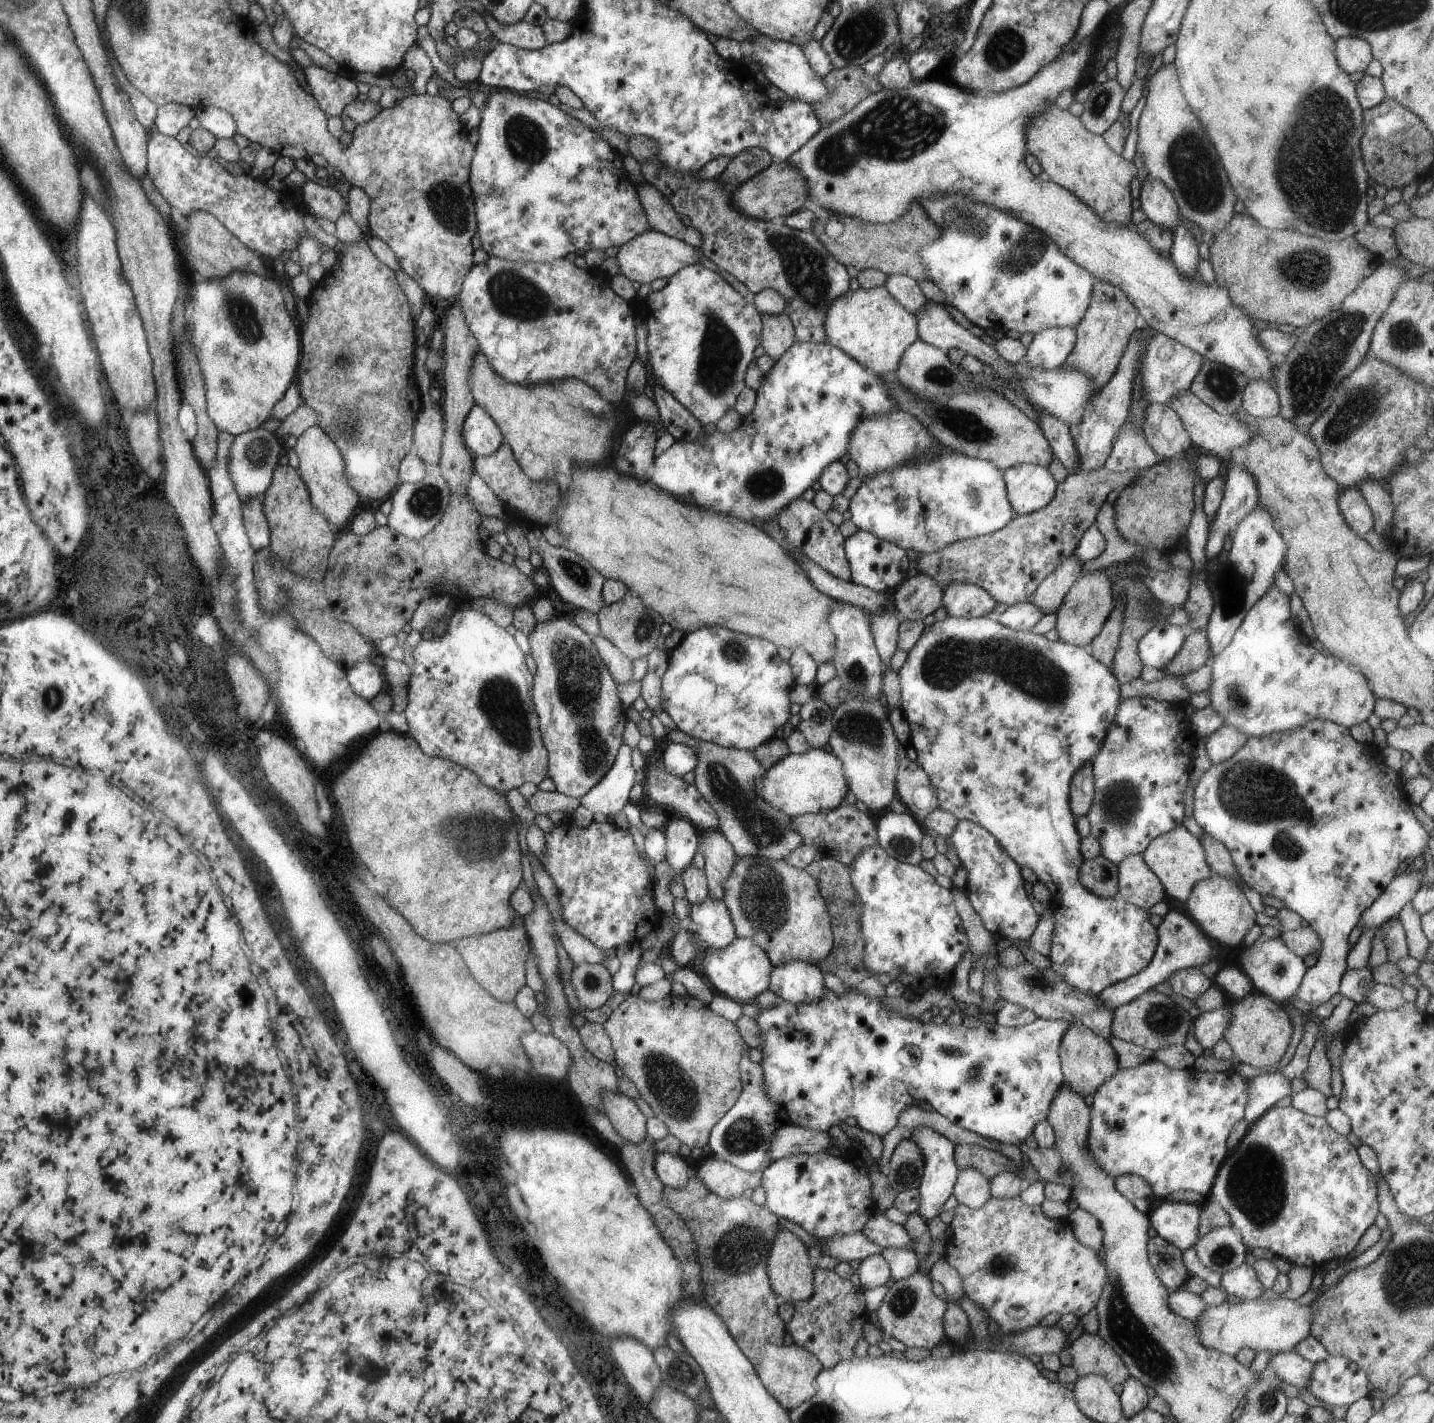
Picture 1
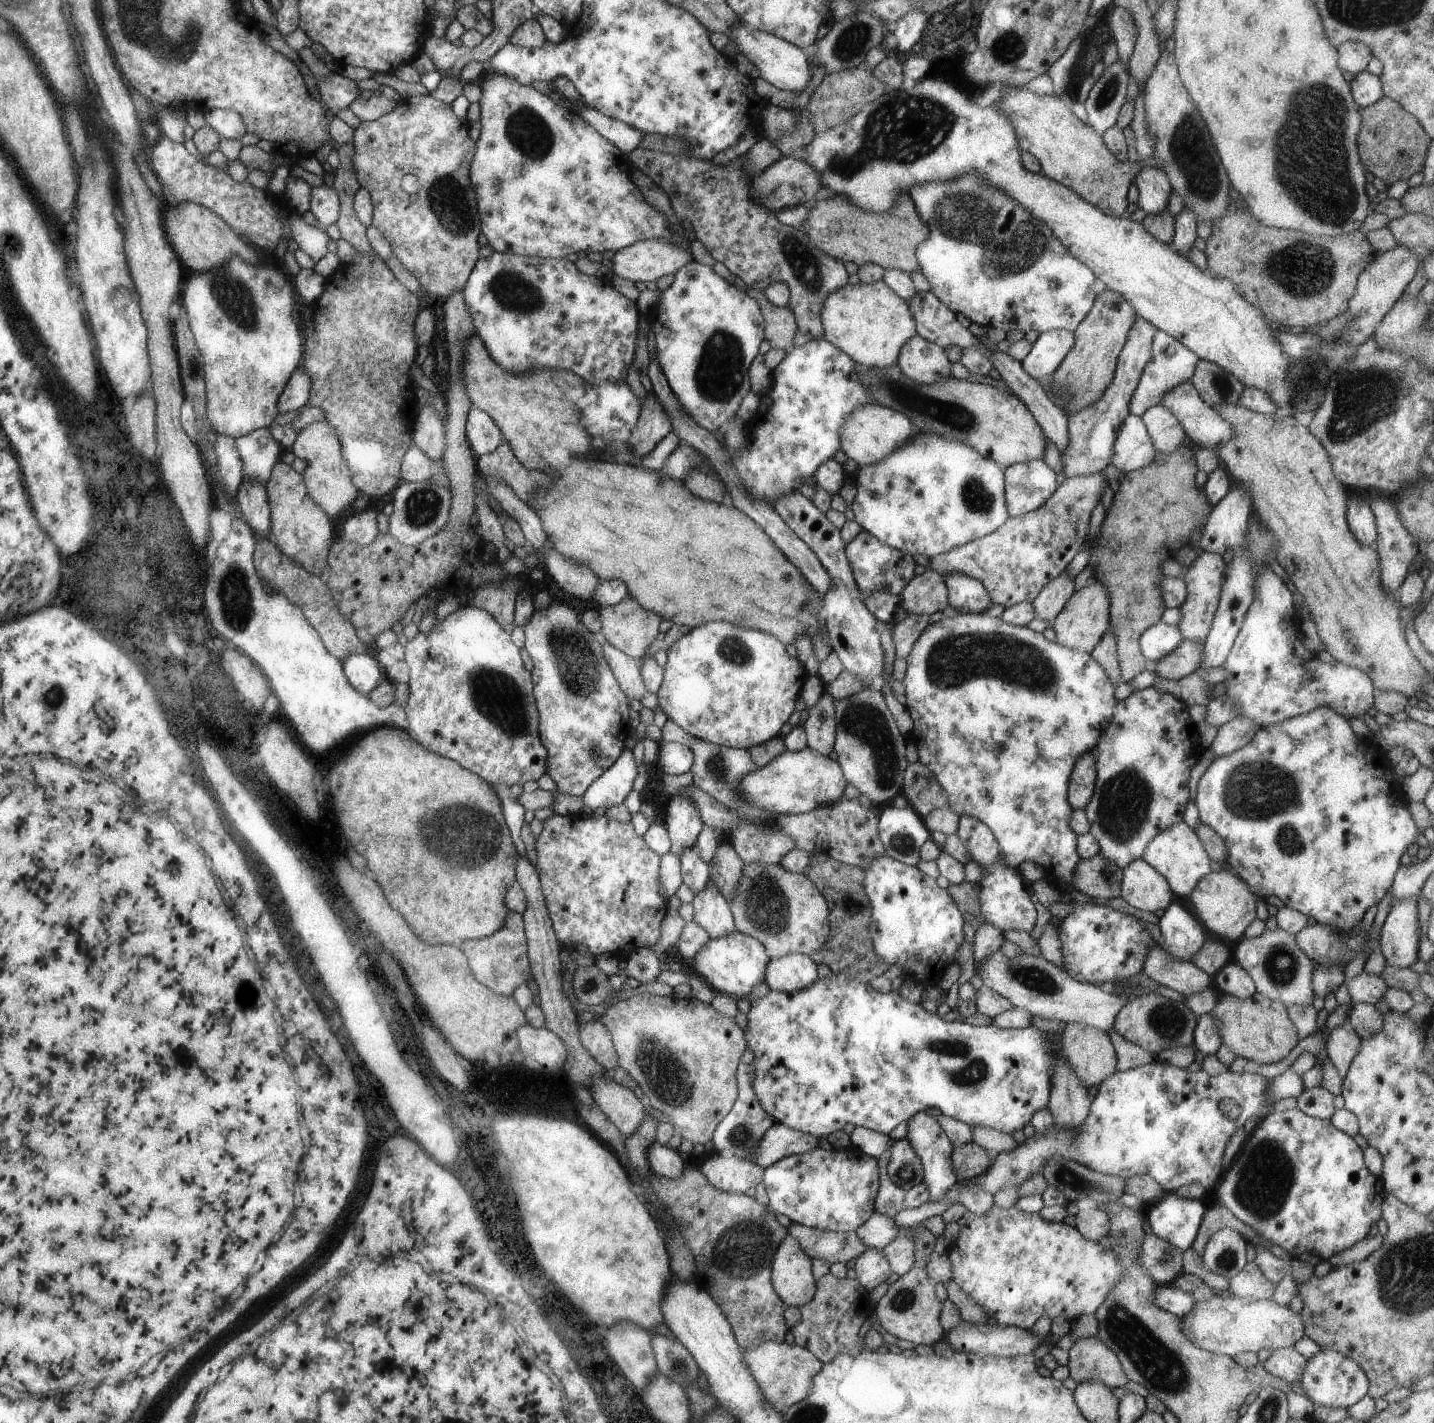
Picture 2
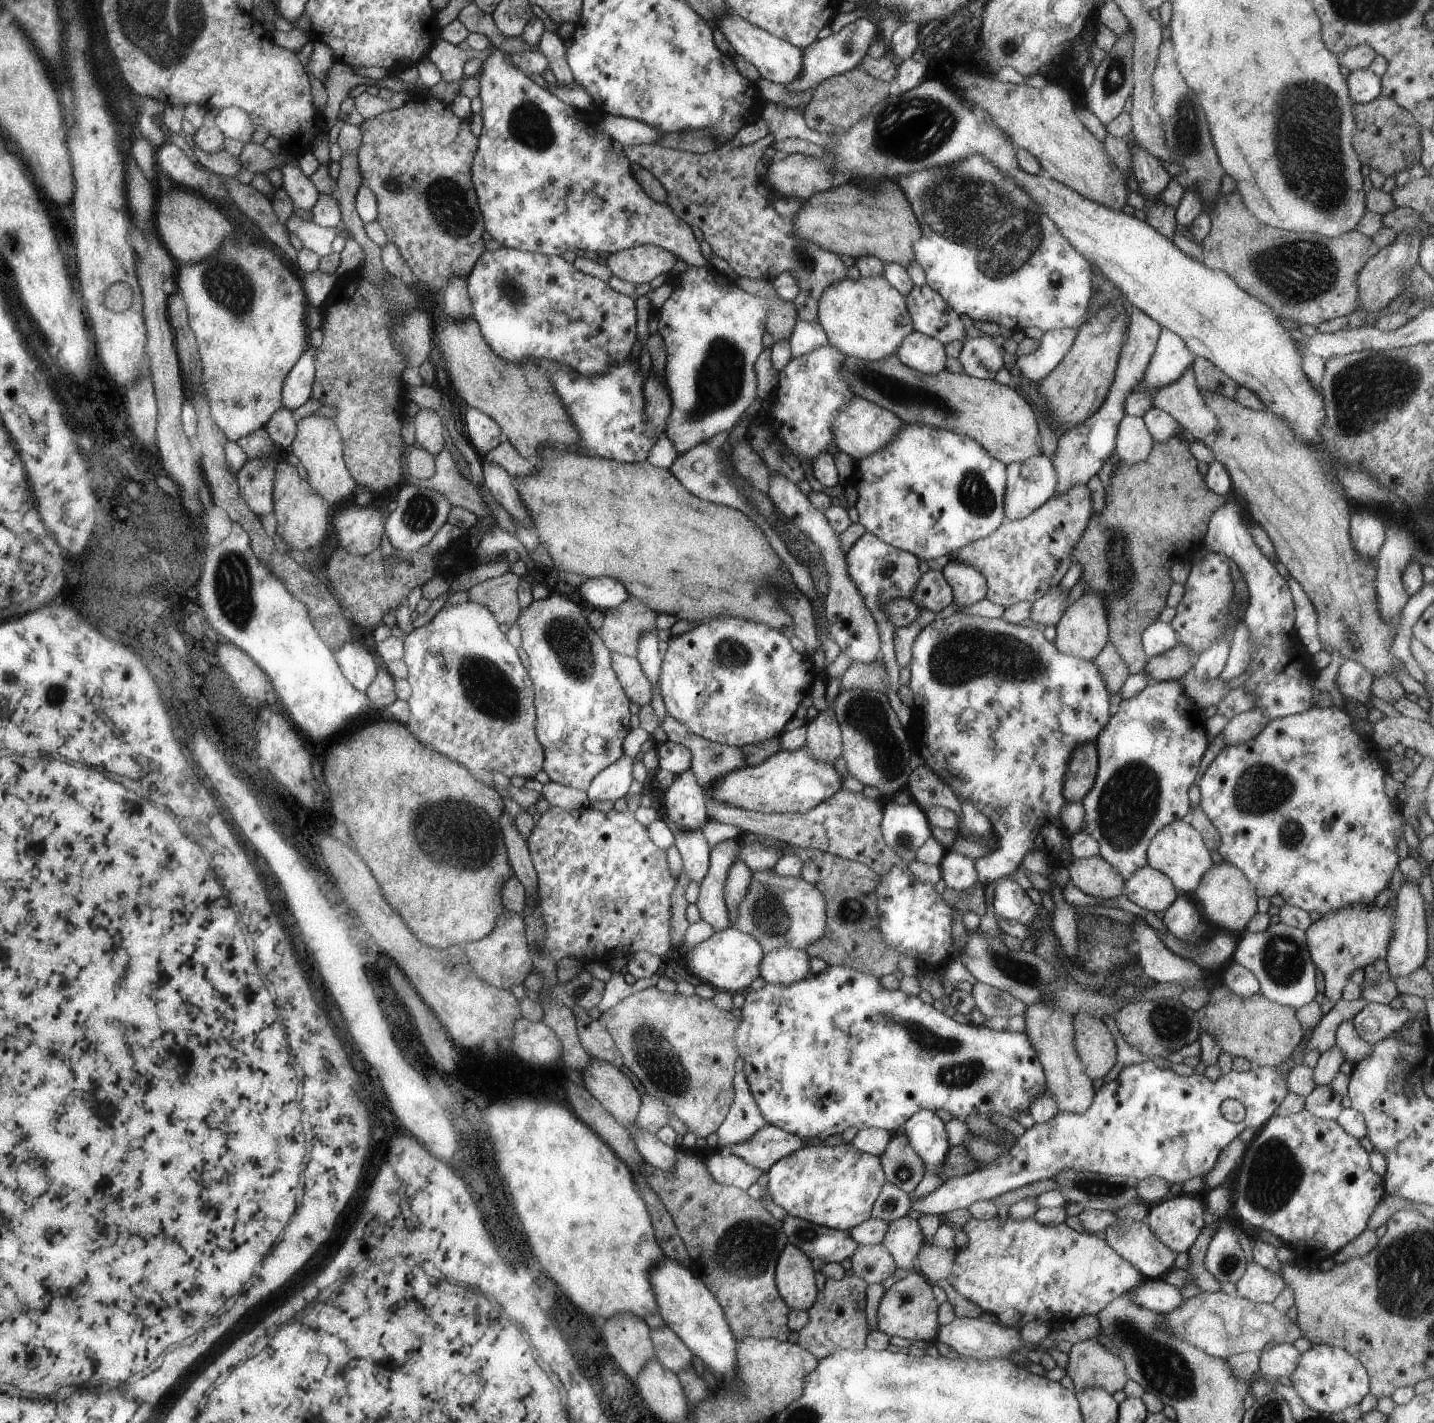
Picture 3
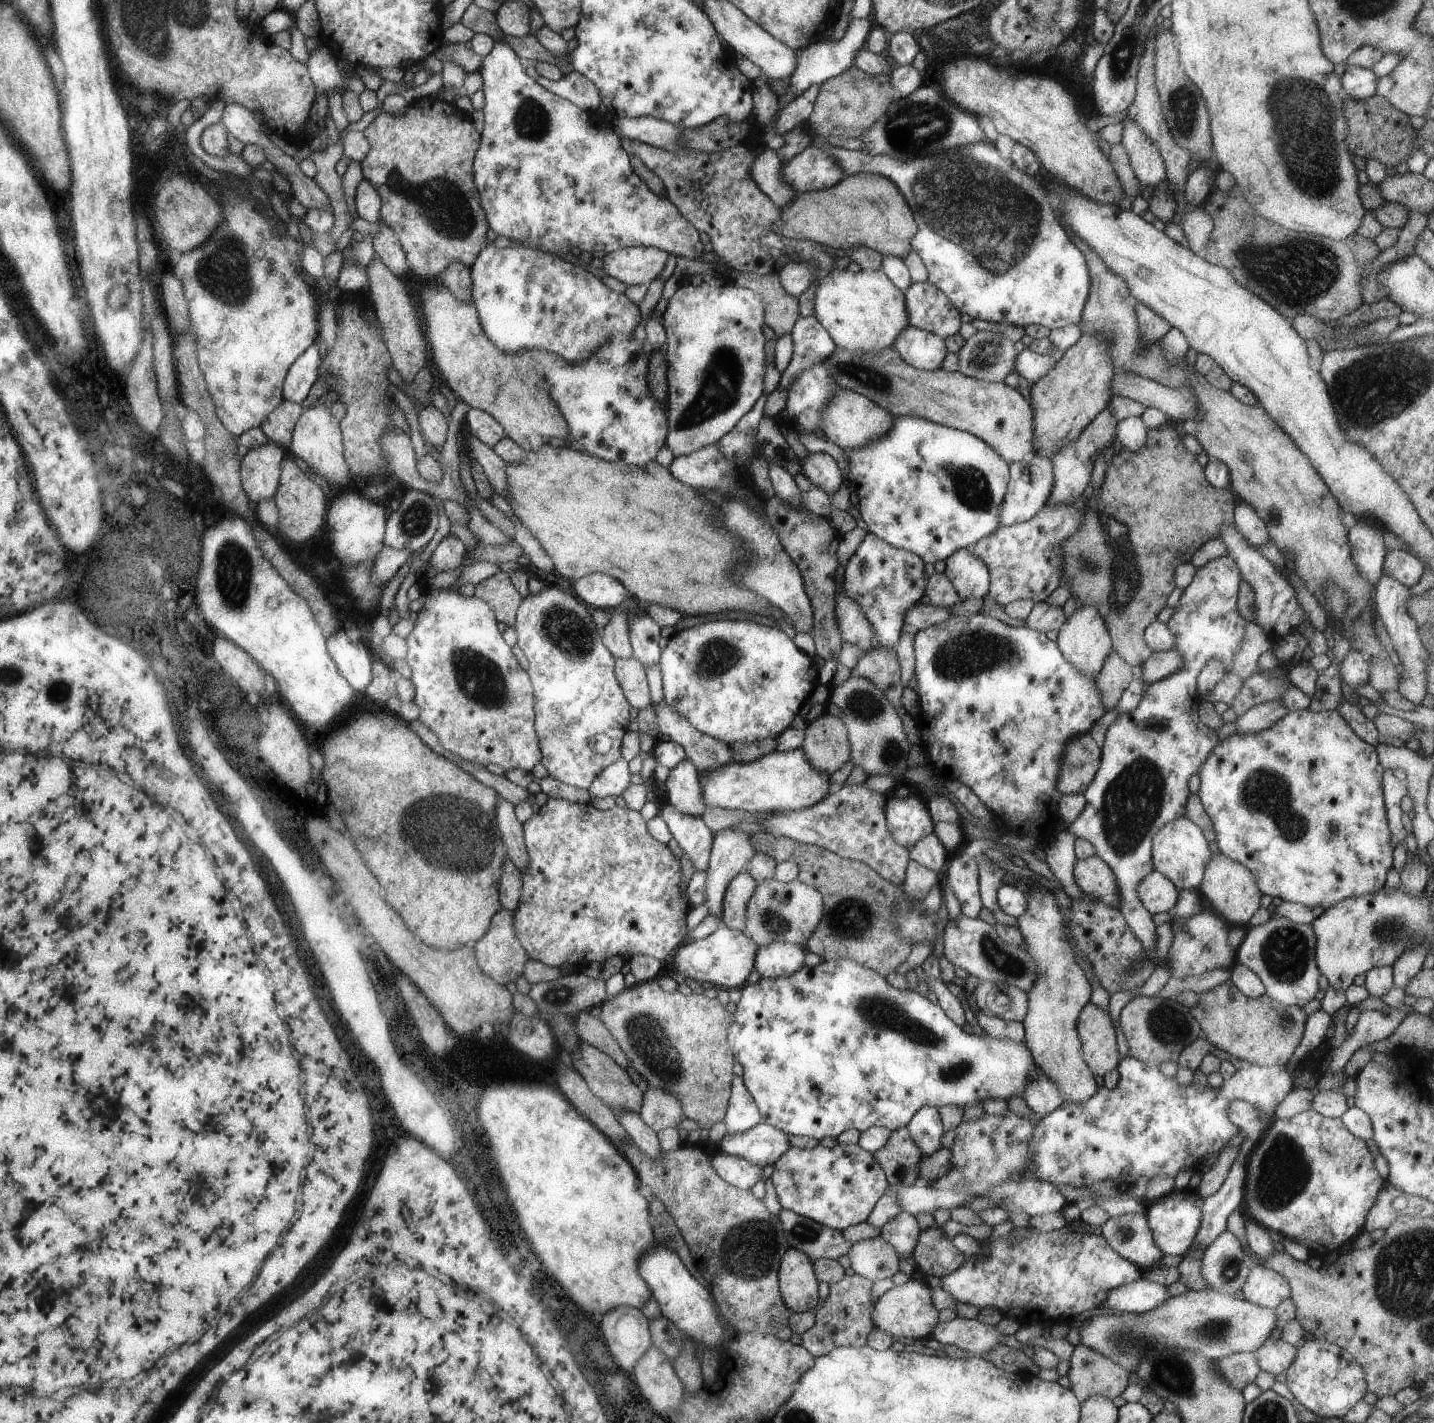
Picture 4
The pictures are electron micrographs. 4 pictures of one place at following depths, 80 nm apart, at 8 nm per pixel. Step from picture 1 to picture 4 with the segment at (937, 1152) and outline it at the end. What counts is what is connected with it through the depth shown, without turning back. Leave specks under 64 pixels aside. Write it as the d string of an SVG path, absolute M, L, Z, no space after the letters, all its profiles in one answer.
M923 1106L912 1115L907 1124L913 1141L920 1147L922 1156L939 1151L944 1134L938 1109L933 1106Z

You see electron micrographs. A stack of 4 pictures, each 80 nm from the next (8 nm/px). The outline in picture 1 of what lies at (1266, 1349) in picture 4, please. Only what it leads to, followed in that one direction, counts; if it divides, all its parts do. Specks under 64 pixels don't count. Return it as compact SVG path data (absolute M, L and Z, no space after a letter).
M1282 1351L1272 1355L1267 1365L1282 1381L1300 1388L1307 1388L1314 1363L1296 1351Z

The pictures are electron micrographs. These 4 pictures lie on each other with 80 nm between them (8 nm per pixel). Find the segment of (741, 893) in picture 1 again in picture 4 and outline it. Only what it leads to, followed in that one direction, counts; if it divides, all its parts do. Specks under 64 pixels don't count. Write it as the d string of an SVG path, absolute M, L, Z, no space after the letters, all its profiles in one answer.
M775 878L767 879L757 883L756 890L751 894L751 899L748 901L747 906L747 923L743 933L755 939L755 942L760 947L774 941L786 941L787 943L796 943L797 945L804 946L807 938L814 936L823 914L824 901L820 892L815 888L798 880L781 883Z

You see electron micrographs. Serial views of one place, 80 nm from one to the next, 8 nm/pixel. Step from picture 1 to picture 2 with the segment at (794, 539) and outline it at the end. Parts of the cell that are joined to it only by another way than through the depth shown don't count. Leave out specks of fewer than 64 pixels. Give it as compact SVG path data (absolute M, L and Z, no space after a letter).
M797 490L780 495L774 502L773 506L776 512L787 522L787 525L808 545L812 552L817 554L817 563L821 564L829 574L831 585L827 593L822 596L820 616L824 621L829 640L831 641L832 650L840 657L846 671L853 672L856 676L877 689L882 684L881 674L882 667L885 664L885 652L881 643L881 634L878 632L878 620L872 614L871 610L864 604L863 594L857 587L853 577L853 568L845 553L845 542L841 537L840 529L837 529L829 520L827 515L816 506L810 499L804 497Z

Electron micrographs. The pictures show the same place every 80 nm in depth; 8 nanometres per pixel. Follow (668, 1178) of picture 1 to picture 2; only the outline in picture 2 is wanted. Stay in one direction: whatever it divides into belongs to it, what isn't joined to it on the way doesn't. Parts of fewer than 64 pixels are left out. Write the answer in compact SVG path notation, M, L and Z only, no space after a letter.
M658 1142L651 1144L645 1155L652 1173L670 1179L681 1175L688 1159L678 1149L668 1148Z

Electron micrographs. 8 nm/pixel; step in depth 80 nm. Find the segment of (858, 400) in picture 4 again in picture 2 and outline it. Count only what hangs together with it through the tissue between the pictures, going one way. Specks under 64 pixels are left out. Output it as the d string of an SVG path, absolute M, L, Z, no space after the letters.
M870 403L853 410L845 418L845 426L840 427L839 433L842 452L845 452L848 458L864 466L880 462L880 459L888 456L893 450L908 442L908 439L920 433L920 430L901 412L878 403Z

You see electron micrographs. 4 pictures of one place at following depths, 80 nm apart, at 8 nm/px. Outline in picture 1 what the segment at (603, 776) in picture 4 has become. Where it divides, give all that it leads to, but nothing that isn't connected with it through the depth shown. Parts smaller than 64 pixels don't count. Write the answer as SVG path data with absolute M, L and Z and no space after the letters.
M620 747L616 762L603 780L594 786L579 801L593 814L618 814L629 801L630 789L636 784L636 771L632 765L632 748Z

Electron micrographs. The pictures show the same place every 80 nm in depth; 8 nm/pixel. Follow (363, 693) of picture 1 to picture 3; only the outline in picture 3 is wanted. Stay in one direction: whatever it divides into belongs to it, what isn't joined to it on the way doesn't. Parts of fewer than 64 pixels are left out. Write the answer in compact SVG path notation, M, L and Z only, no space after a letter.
M352 641L336 647L334 655L343 674L356 689L365 693L382 665L378 657L372 656L367 649Z

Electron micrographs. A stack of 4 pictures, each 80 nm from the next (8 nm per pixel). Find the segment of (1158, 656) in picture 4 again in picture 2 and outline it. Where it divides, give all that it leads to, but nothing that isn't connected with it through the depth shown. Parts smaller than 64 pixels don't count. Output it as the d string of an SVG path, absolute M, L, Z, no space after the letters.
M1183 641L1170 654L1155 662L1152 671L1157 677L1168 680L1180 680L1199 668L1203 646L1196 641Z

